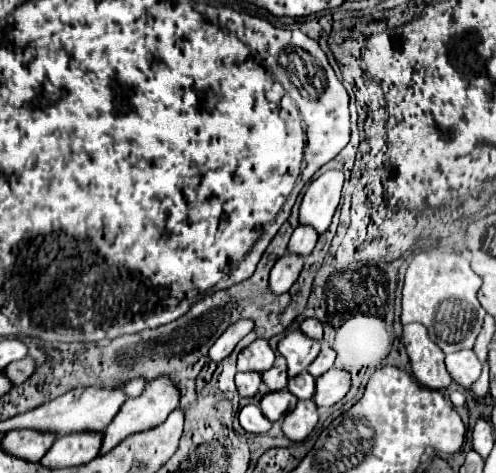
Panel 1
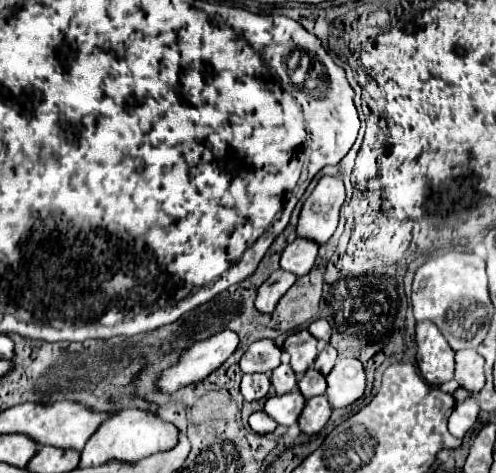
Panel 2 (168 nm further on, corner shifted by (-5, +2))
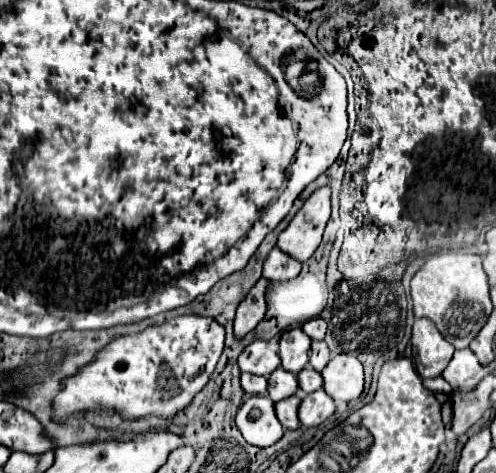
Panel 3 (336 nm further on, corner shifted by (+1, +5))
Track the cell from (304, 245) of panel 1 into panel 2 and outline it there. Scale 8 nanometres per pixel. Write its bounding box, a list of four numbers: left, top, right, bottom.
[280,238,318,276]

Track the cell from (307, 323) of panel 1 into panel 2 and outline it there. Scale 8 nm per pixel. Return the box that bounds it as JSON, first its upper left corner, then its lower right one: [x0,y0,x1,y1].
[308,320,330,342]

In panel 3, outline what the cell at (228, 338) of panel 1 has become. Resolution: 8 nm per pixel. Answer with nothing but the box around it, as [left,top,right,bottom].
[54,315,224,419]

